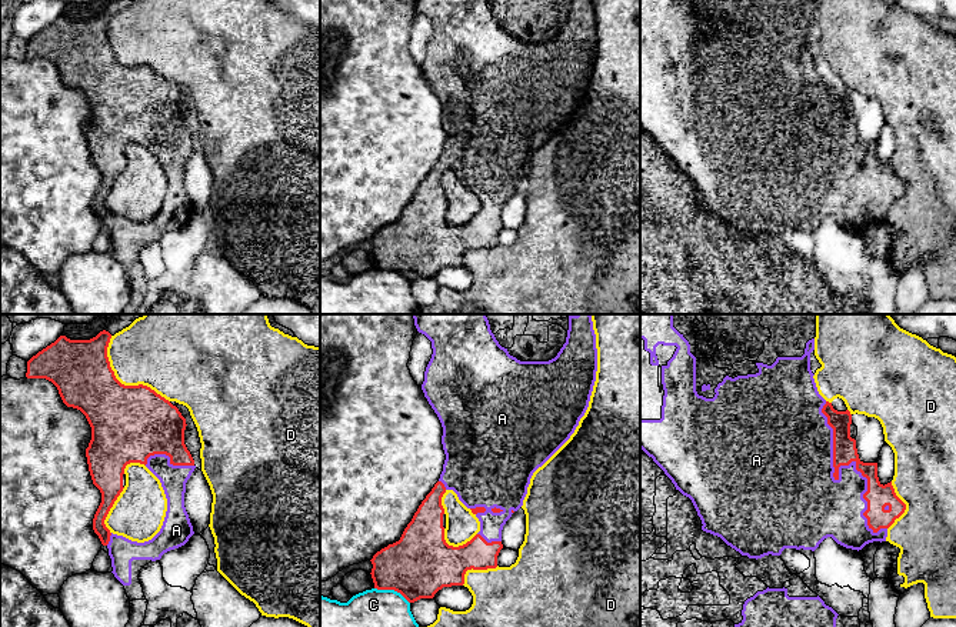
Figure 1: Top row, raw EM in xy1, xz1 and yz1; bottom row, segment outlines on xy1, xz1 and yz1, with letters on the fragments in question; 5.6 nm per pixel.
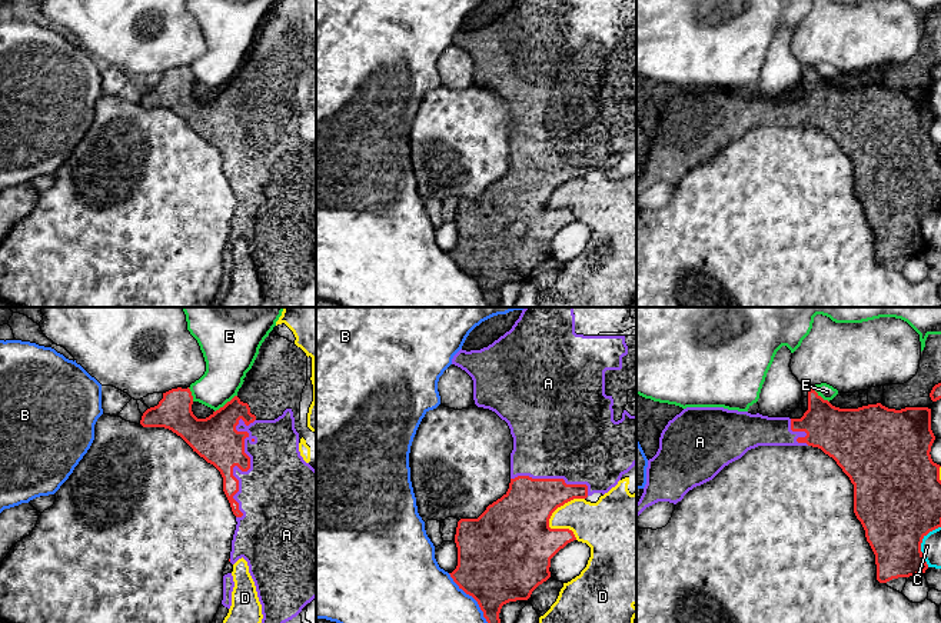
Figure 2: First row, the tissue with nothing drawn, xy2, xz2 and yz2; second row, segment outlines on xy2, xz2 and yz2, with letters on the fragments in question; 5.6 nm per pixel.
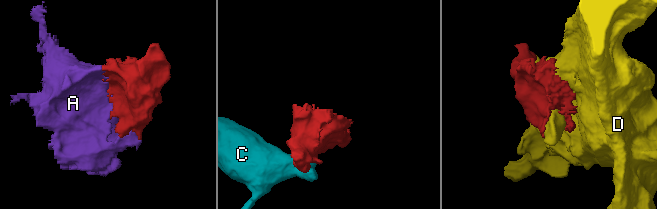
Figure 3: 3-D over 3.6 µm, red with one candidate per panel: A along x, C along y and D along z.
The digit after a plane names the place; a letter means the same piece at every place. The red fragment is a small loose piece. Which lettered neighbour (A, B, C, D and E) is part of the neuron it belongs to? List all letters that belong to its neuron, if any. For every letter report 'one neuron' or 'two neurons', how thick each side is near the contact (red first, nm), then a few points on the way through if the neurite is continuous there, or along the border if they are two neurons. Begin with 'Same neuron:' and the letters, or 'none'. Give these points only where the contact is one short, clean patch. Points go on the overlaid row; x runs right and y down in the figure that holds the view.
Same neuron: A
A: one neuron | 140/380 nm
B: two neurons | 460/320 nm
C: two neurons | 440/110 nm | along yz2 (940, 526), (933, 529), (921, 543), (921, 555), (927, 566)
D: two neurons | 440/380 nm
E: two neurons | 260/260 nm

